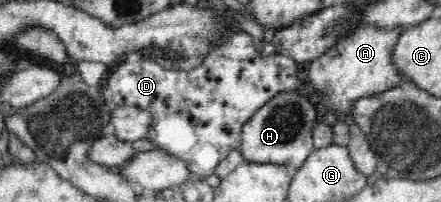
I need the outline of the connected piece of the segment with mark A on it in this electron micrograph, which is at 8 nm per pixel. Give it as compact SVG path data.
M361 25L355 29L353 34L347 38L342 38L334 47L331 47L328 52L322 57L316 59L309 65L309 77L313 87L314 94L320 99L318 105L326 108L326 111L333 113L342 113L343 117L336 117L336 123L332 125L332 144L347 146L351 138L350 124L346 123L348 117L352 117L353 105L361 97L370 97L380 93L386 93L390 89L403 84L404 77L400 77L399 72L394 68L392 62L392 53L394 45L398 41L398 35L404 29L394 28L393 30L382 30L374 25Z

